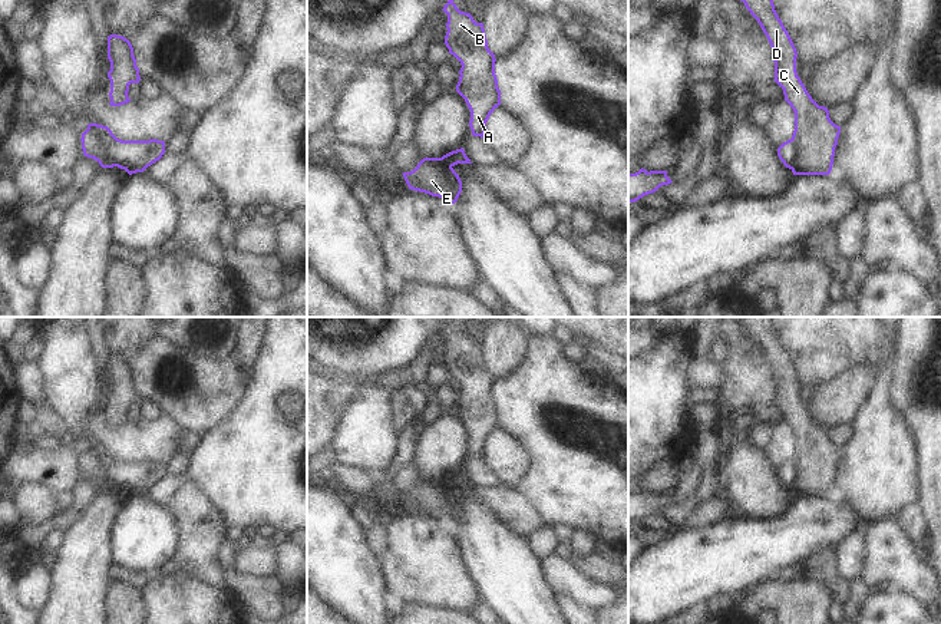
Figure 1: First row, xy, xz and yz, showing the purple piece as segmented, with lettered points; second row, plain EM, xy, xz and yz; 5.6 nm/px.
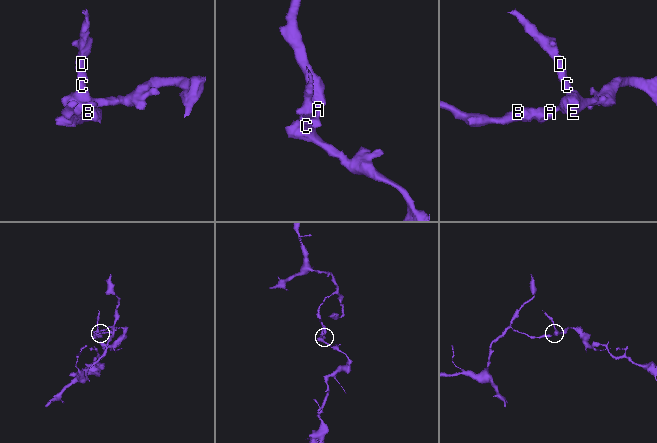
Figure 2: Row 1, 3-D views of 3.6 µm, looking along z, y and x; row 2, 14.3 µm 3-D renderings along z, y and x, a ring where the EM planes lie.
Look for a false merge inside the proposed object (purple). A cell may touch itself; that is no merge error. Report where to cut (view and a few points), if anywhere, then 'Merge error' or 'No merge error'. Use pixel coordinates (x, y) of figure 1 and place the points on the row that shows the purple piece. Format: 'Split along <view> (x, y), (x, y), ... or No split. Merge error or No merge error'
Split along xy (108, 135), (108, 157), (119, 167). Merge error

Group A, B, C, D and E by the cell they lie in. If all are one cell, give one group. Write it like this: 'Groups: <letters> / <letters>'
Groups: A B / C D E

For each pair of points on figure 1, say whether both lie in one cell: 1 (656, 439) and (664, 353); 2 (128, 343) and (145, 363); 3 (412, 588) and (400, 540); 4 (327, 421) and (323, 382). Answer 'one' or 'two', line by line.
1: one
2: two
3: one
4: one

